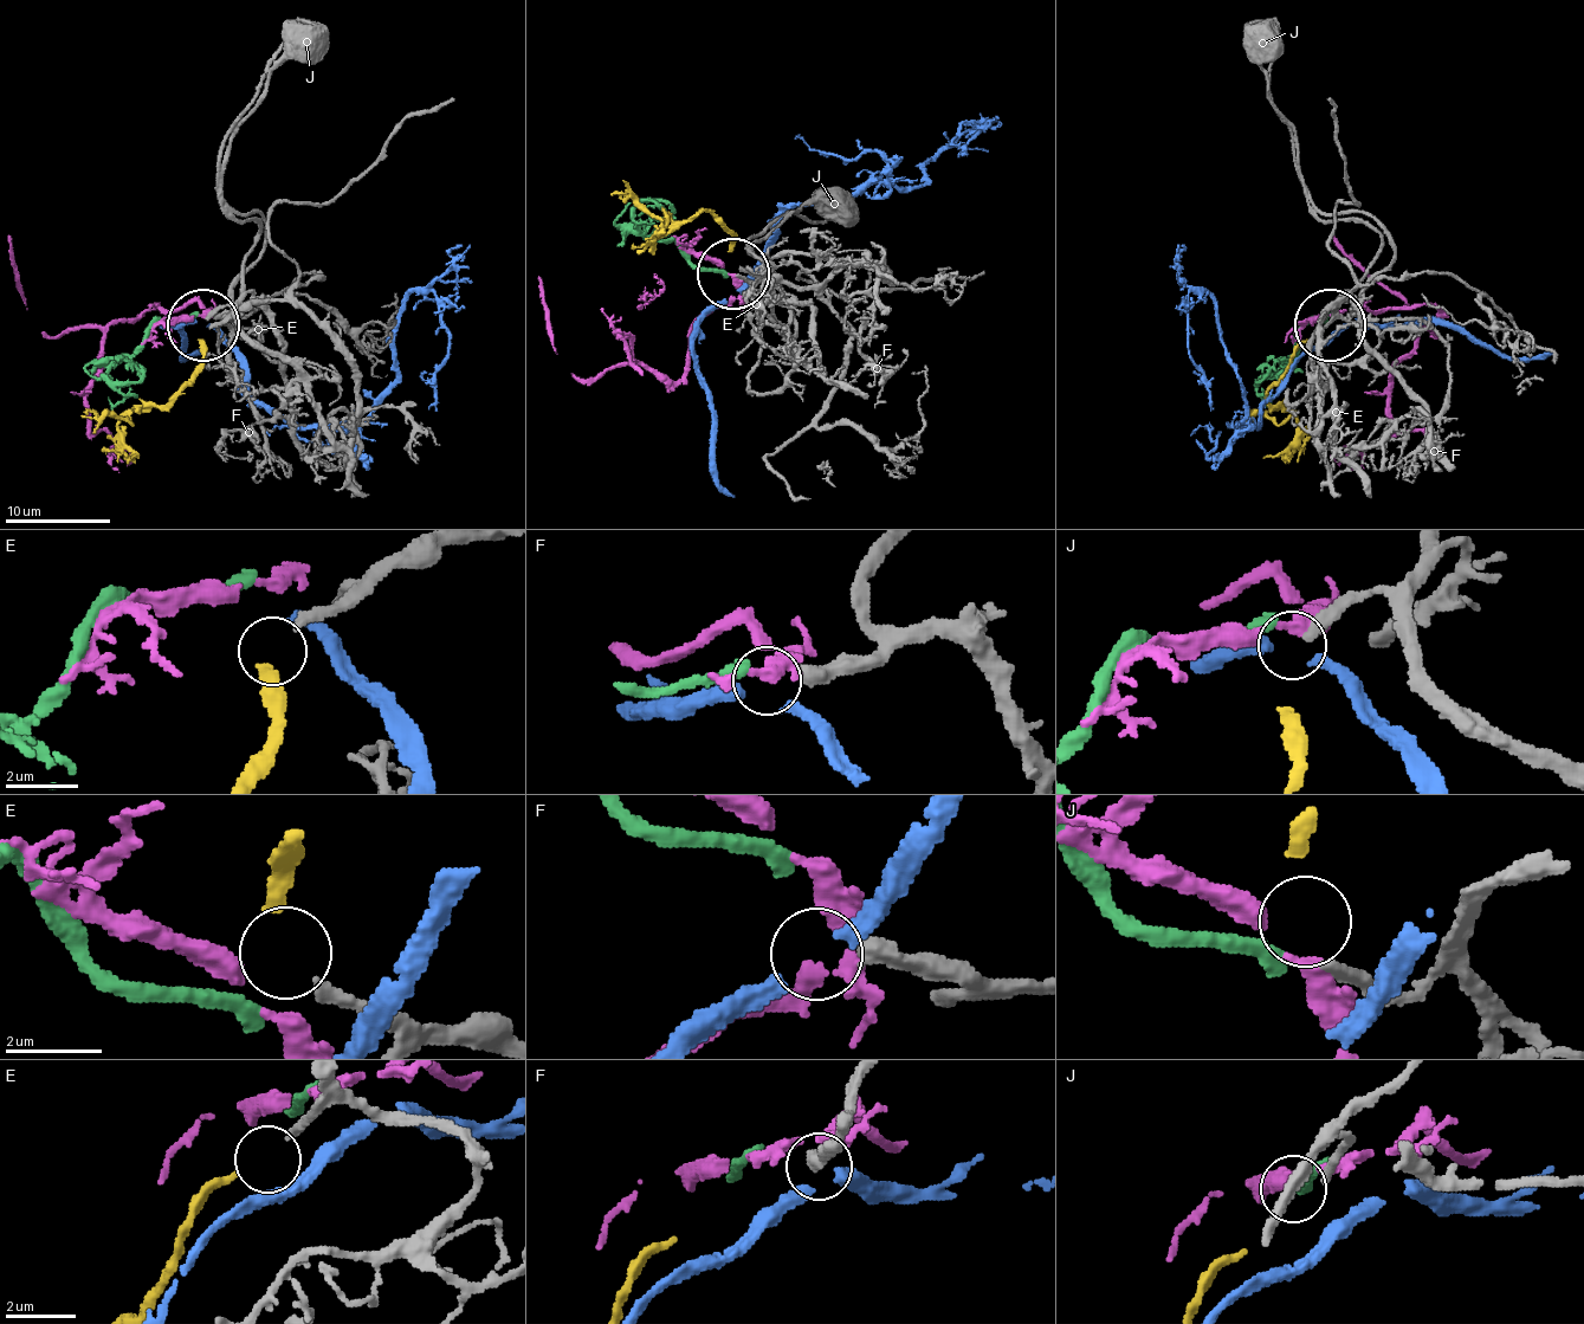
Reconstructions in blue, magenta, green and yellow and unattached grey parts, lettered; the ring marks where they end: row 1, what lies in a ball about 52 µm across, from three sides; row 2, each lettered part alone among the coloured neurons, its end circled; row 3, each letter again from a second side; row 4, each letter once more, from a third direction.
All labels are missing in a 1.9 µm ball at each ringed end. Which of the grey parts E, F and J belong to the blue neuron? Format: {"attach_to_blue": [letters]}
{"attach_to_blue": []}

